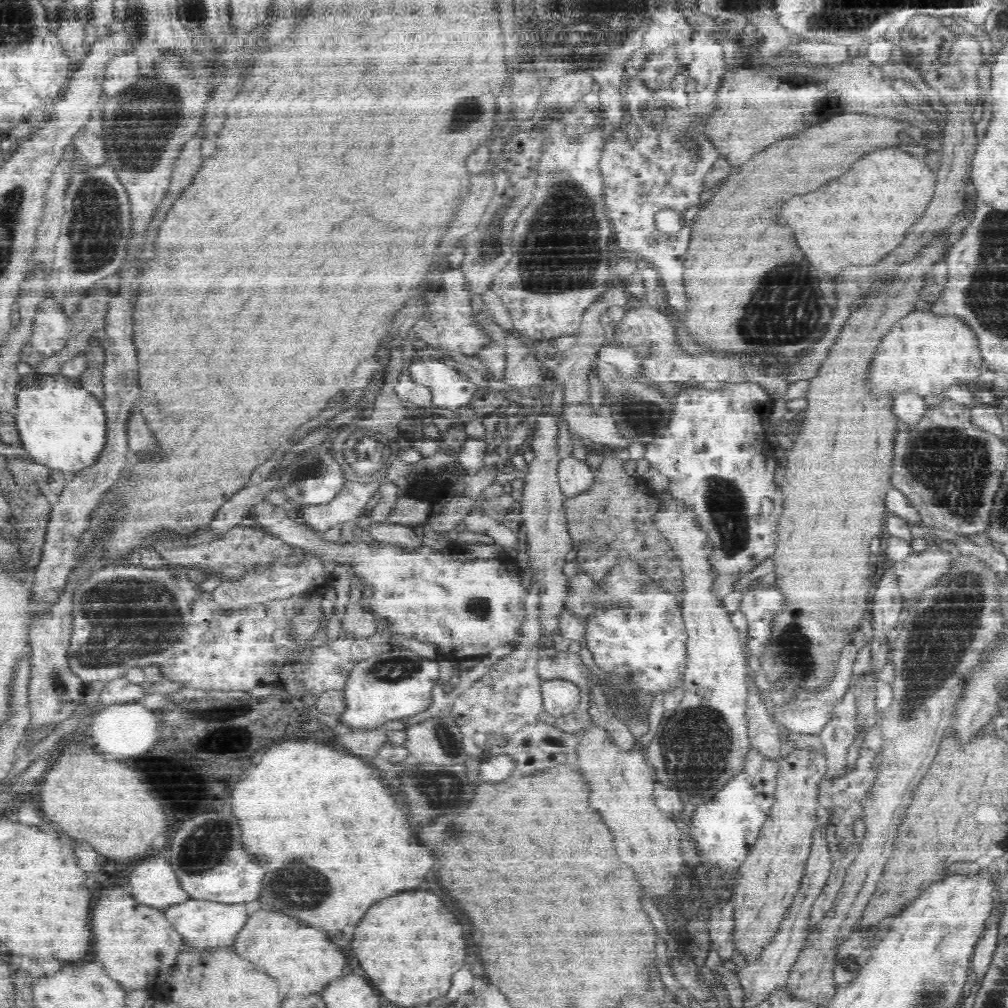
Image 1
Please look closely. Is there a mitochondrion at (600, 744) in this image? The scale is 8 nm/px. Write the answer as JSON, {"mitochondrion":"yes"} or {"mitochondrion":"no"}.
{"mitochondrion":"no"}

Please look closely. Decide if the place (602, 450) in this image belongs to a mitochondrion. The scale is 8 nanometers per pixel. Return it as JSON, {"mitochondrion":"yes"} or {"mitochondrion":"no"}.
{"mitochondrion":"no"}

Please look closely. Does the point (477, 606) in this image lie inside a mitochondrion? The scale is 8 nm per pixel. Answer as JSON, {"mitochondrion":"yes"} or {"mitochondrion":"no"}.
{"mitochondrion":"yes"}

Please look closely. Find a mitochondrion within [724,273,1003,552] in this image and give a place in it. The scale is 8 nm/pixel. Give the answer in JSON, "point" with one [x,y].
{"point":[951,467]}

